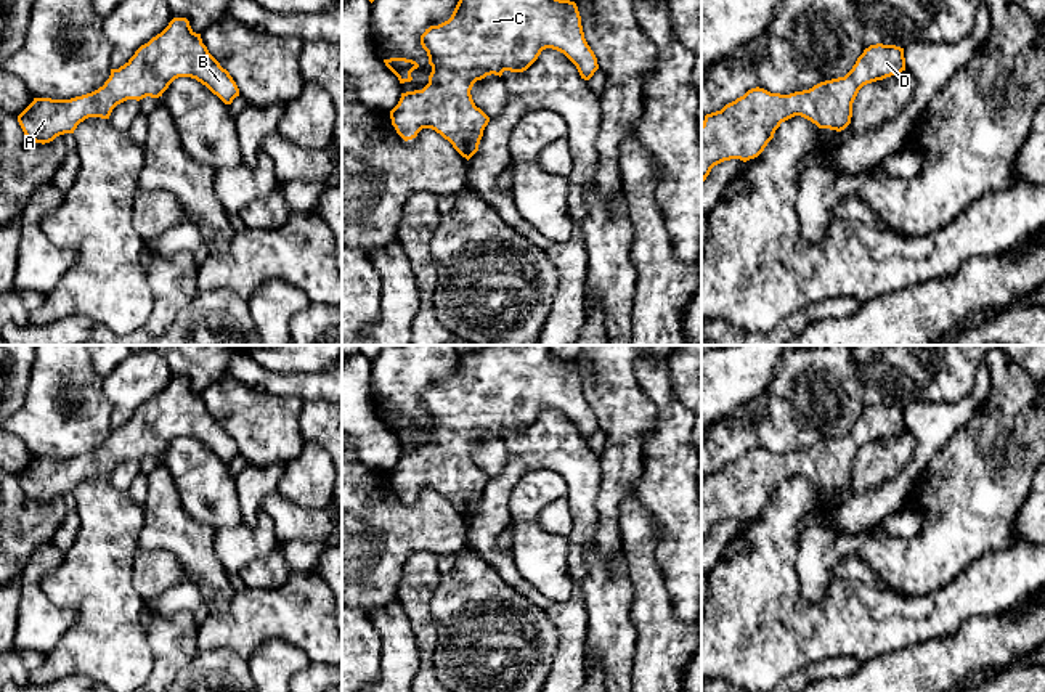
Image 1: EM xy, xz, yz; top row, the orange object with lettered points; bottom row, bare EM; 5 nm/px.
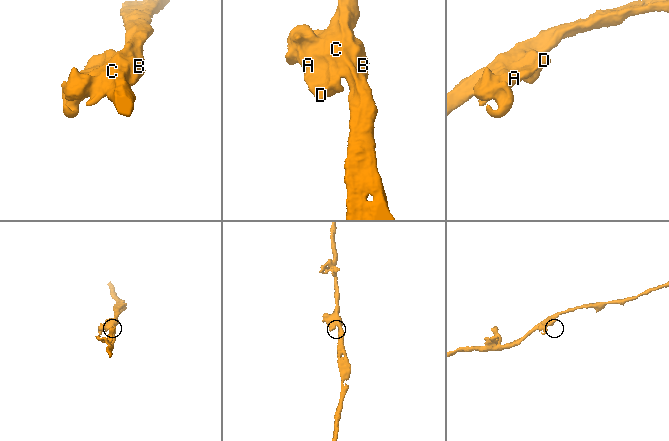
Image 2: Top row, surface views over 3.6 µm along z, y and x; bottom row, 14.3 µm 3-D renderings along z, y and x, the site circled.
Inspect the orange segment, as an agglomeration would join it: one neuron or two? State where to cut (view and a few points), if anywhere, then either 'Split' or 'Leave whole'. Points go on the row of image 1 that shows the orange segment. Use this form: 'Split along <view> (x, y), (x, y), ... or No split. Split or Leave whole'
No split. Leave whole

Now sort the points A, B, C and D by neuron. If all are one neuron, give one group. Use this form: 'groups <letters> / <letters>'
groups A B C D

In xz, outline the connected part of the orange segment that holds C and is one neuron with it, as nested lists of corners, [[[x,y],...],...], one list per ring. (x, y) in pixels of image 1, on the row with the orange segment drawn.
[[[459,0],[448,21],[425,29],[421,45],[432,66],[429,83],[422,90],[401,93],[390,111],[392,125],[405,141],[416,138],[422,128],[432,128],[467,161],[478,151],[490,122],[470,95],[477,80],[491,74],[501,77],[504,71],[523,72],[546,48],[563,53],[584,80],[599,69],[584,39],[578,6],[570,0]]]

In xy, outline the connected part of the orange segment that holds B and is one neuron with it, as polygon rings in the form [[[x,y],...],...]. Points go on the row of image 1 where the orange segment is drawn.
[[[173,18],[169,26],[141,45],[119,69],[111,69],[109,79],[98,90],[71,100],[34,98],[18,116],[24,135],[35,143],[50,143],[64,133],[74,133],[88,117],[109,119],[112,109],[127,100],[159,98],[178,77],[191,77],[205,85],[225,104],[239,96],[239,88],[230,72],[209,53],[201,34],[196,34],[186,18]]]

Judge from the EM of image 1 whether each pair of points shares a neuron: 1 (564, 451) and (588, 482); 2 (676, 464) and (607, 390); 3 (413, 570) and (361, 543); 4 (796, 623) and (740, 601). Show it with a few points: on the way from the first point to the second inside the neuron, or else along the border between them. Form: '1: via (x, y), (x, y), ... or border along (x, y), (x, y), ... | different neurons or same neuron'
1: via (572, 459), (581, 469), (581, 474) | same neuron
2: border along (650, 398), (657, 424), (642, 445) | different neurons
3: border along (437, 554), (416, 551), (406, 561), (397, 599) | different neurons
4: via (782, 618), (760, 617), (755, 612) | same neuron

